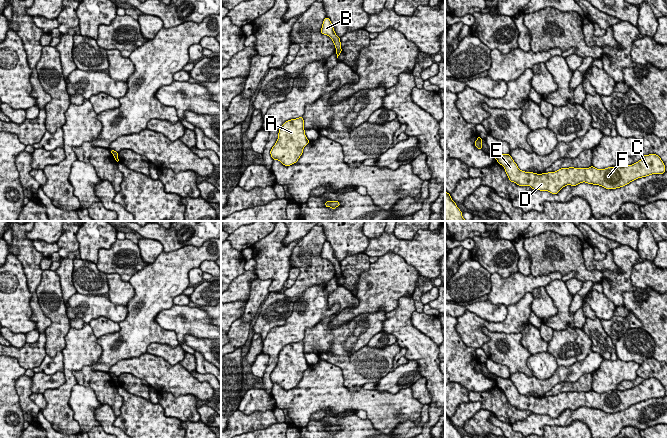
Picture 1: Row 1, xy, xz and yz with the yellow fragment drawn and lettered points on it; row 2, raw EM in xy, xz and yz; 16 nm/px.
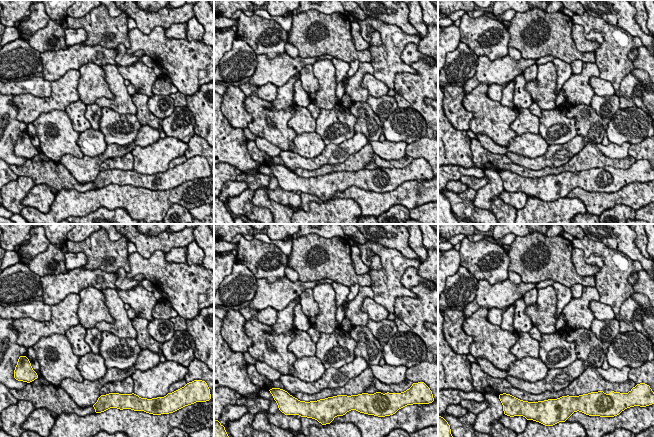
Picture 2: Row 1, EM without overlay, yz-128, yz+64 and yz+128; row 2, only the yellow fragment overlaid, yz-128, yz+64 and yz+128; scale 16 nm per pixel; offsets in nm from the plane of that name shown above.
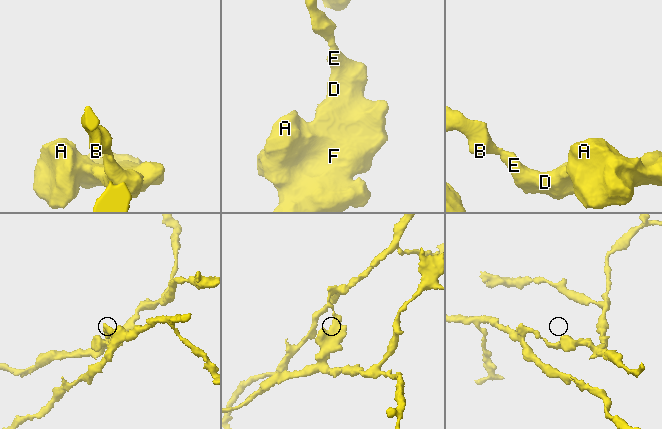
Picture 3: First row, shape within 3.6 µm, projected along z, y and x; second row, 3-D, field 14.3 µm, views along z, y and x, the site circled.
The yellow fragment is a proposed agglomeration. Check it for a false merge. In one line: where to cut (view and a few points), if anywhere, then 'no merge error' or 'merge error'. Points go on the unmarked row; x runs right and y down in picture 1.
xz (340, 272), (336, 274) | merge error

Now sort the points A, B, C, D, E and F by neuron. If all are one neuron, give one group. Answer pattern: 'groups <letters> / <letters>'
groups A C D E F / B

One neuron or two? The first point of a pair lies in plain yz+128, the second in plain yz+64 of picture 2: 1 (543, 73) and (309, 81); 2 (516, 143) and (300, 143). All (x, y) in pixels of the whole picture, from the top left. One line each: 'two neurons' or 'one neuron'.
1: two neurons
2: one neuron

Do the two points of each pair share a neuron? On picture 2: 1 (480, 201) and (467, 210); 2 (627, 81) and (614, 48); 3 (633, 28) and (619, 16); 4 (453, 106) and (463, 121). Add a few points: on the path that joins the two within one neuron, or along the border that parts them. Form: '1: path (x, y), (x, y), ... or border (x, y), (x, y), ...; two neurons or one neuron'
1: border (475, 191), (473, 204), (493, 213); two neurons
2: border (629, 72), (622, 79), (618, 89); two neurons
3: path (630, 25), (622, 17); one neuron
4: path (454, 110), (459, 117); one neuron

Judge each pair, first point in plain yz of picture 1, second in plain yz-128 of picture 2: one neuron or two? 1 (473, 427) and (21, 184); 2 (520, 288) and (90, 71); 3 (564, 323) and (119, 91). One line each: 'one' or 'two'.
1: two
2: two
3: one

